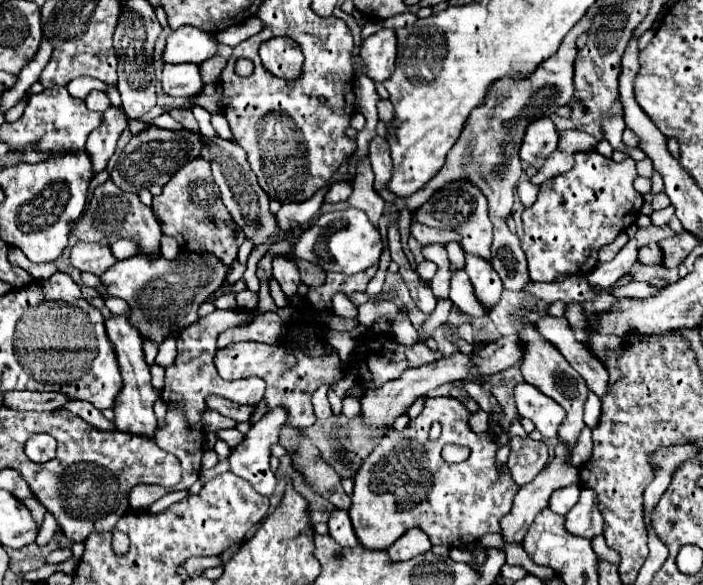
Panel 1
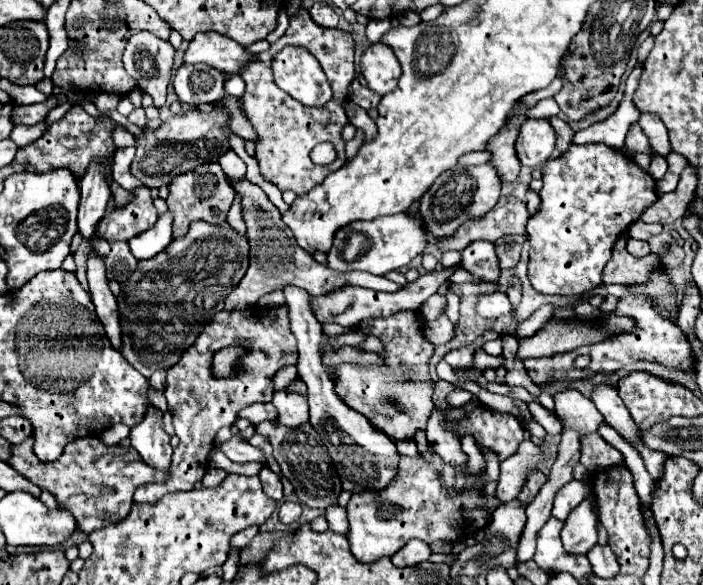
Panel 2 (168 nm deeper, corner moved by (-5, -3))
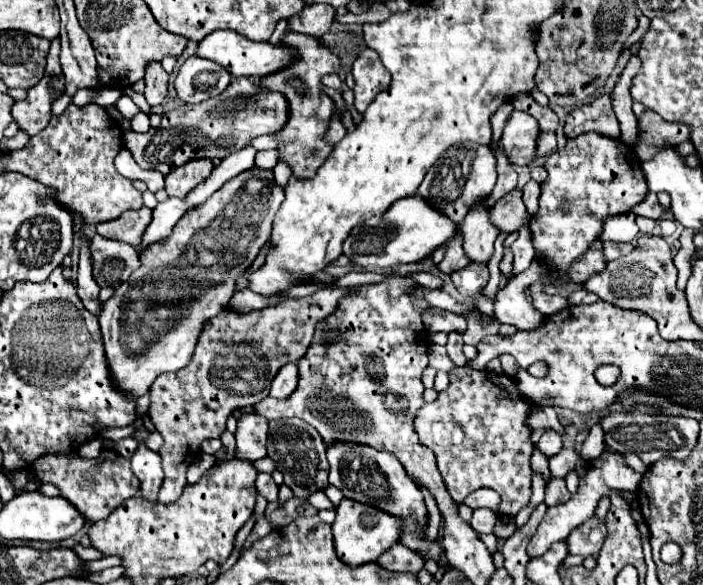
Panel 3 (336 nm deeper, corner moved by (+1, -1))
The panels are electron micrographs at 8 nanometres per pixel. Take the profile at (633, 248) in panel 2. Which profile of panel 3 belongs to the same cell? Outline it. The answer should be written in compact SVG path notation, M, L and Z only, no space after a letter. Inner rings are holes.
M603 242L603 254L605 254L605 260L607 260L607 262L617 260L619 256L629 254L631 250L633 250L631 244L621 244L621 242Z

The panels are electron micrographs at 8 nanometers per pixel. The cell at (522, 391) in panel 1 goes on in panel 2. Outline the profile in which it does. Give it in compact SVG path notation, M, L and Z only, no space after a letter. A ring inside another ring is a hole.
M531 402L529 404L529 412L533 414L533 418L535 418L535 422L537 424L541 424L545 430L547 430L547 434L549 436L555 436L555 434L561 434L561 420L551 412L551 410L547 410L545 406L541 406L541 404L537 404L537 402Z

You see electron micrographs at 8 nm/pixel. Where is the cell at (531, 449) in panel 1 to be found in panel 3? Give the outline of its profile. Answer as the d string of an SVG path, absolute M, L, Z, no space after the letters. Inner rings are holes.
M481 488L477 492L471 492L465 500L463 500L465 506L469 506L471 510L477 510L477 508L491 508L493 512L497 512L497 506L499 506L499 496L495 490L489 490L489 488Z

